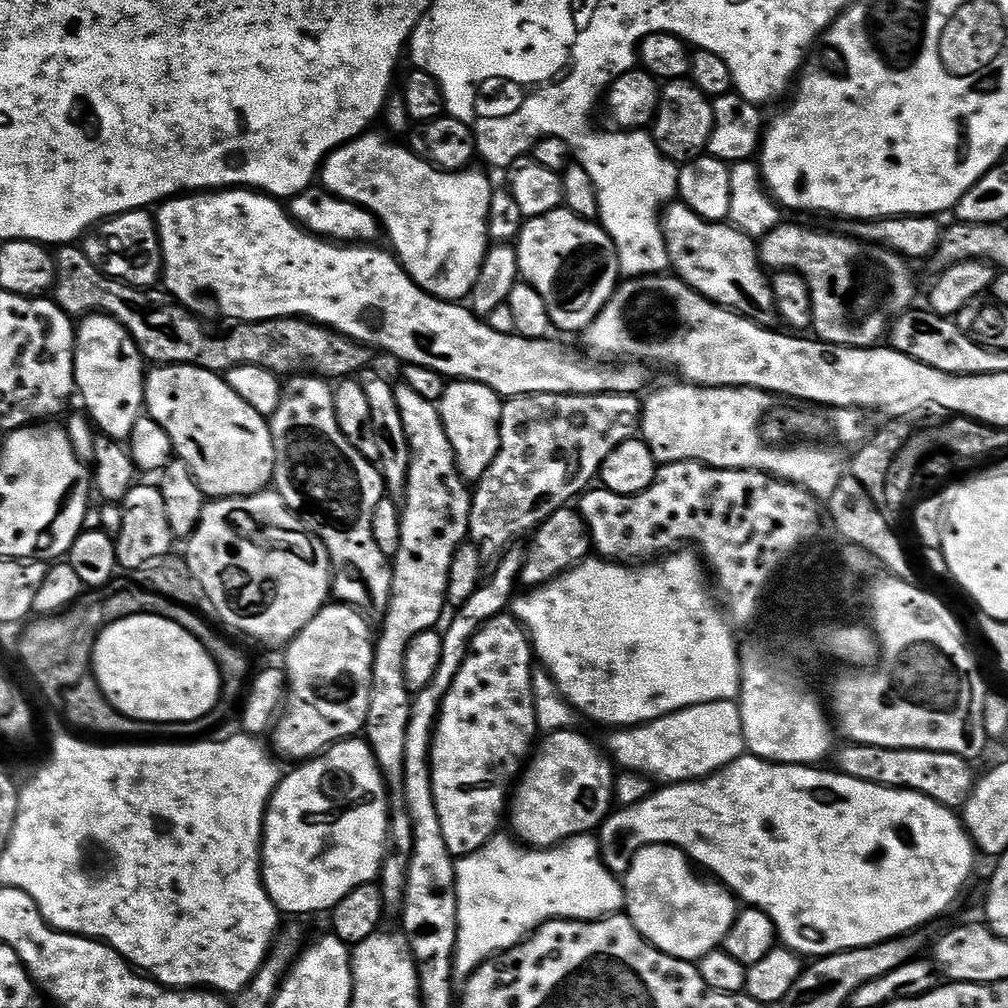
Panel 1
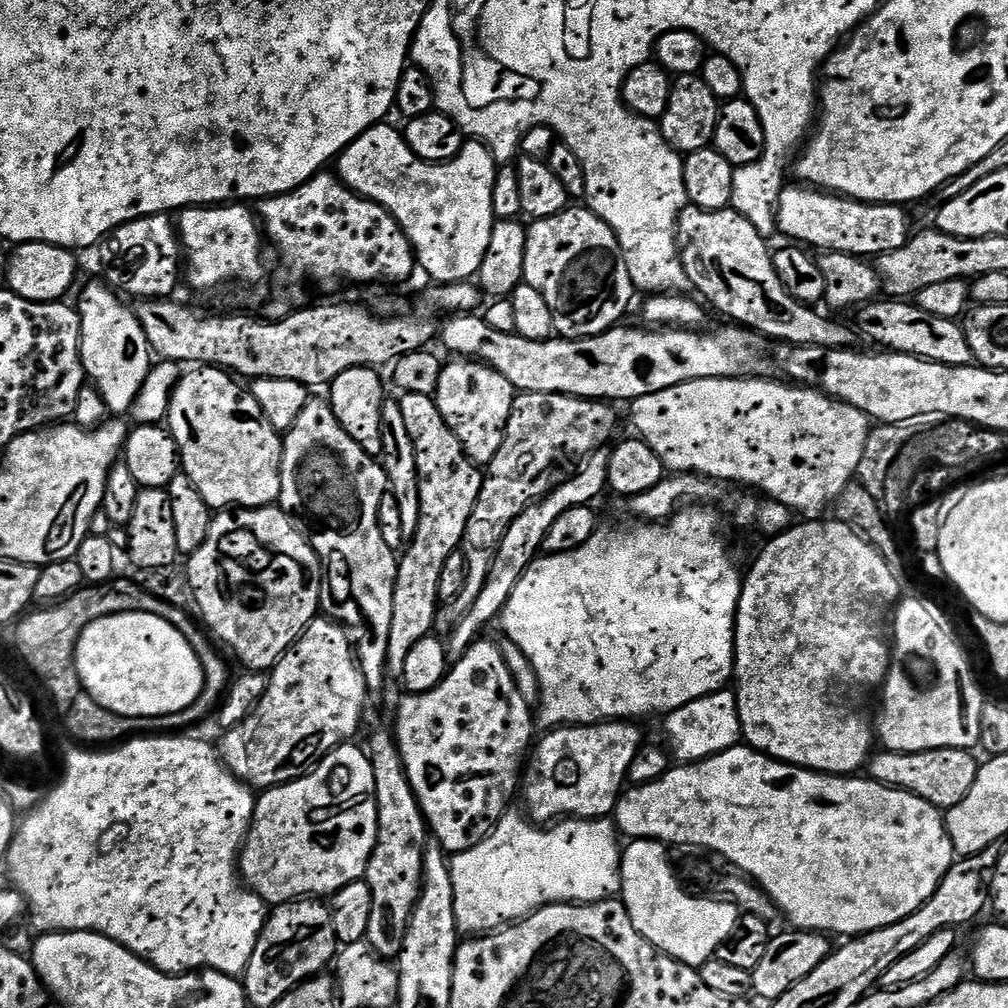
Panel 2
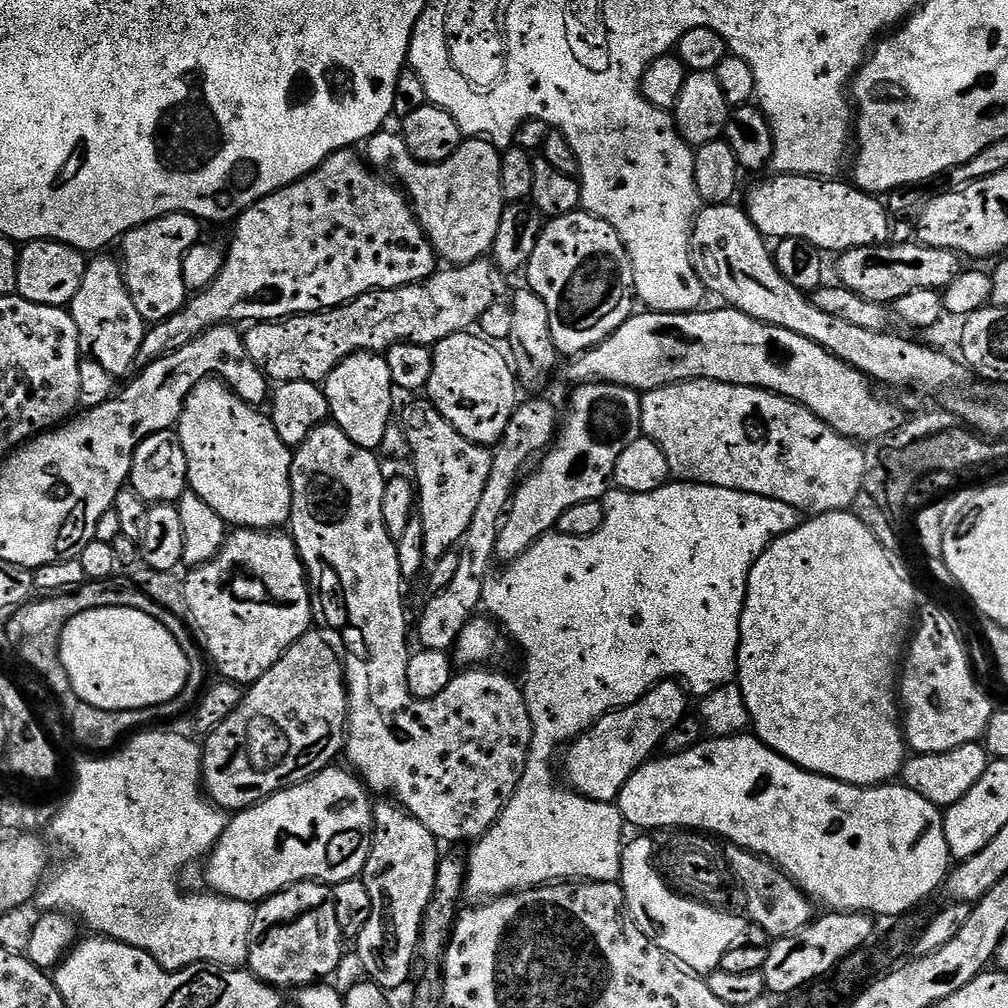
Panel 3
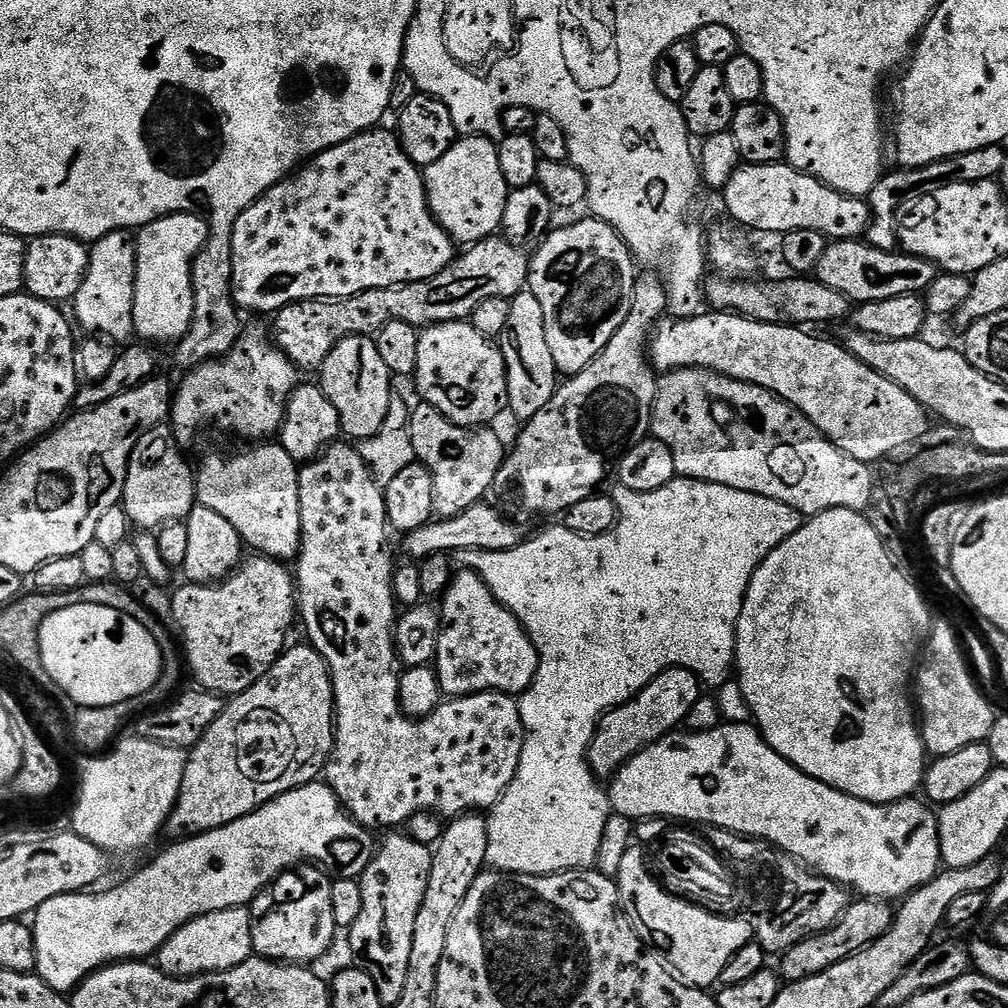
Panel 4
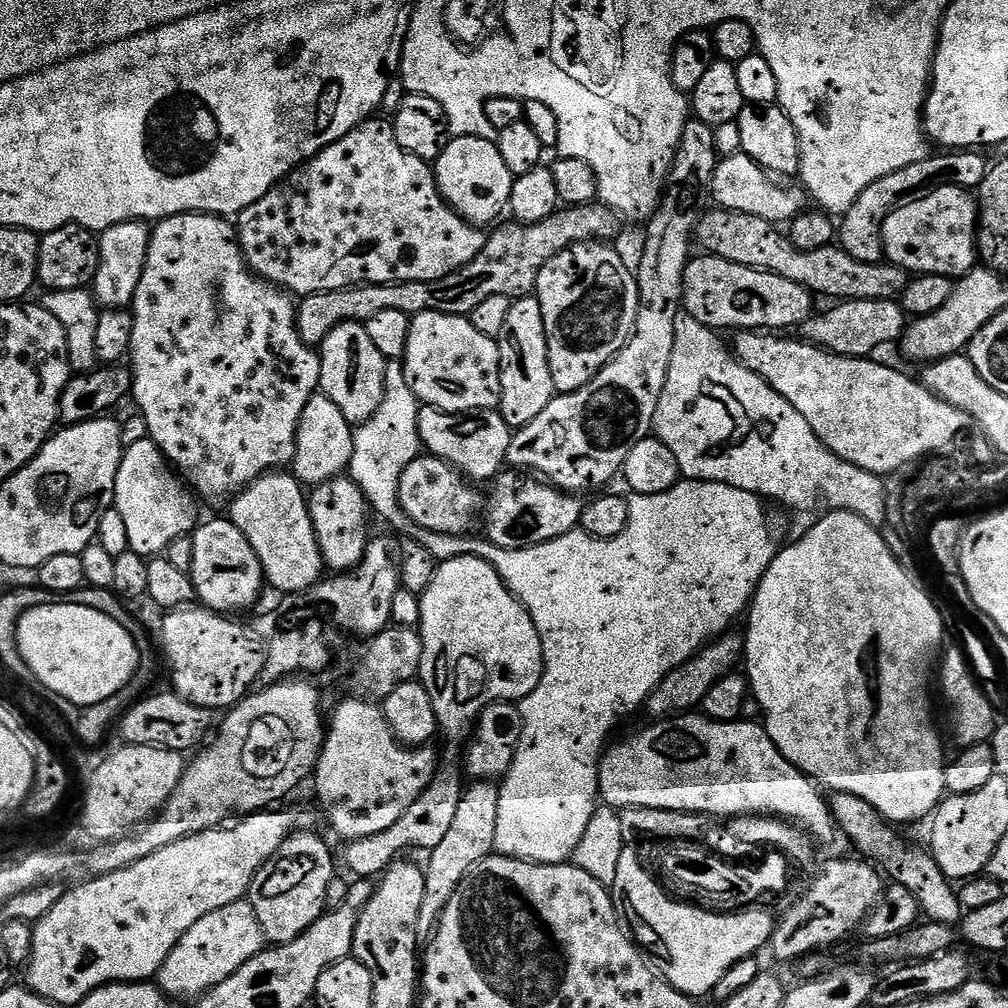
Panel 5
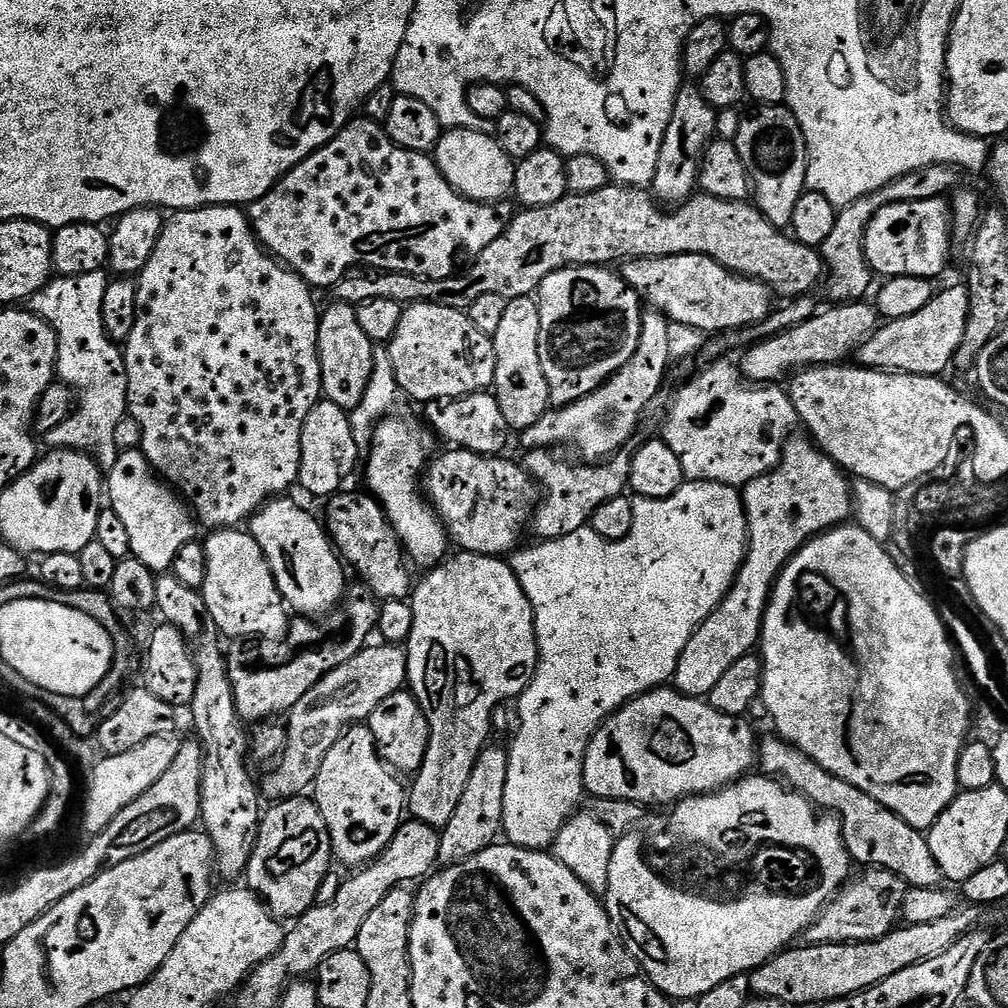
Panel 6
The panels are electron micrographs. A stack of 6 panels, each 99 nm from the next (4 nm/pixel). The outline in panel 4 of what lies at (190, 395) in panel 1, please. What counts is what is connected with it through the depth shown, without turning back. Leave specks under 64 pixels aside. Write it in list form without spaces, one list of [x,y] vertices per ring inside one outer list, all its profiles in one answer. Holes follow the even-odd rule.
[[[260,442],[249,452],[240,452],[237,456],[219,456],[212,452],[196,473],[196,498],[199,507],[214,510],[214,514],[222,514],[234,530],[238,530],[241,540],[249,549],[270,556],[281,562],[295,561],[300,555],[302,542],[302,514],[300,513],[300,468],[296,460],[286,454],[286,450],[278,442]]]

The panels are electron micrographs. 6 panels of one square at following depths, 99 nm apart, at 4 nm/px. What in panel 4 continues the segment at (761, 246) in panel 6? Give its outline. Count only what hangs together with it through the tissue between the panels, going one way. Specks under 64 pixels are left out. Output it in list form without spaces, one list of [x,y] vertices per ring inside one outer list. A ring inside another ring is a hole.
[[[499,235],[489,236],[487,240],[480,240],[461,251],[452,264],[432,280],[366,290],[344,300],[294,302],[275,313],[273,320],[276,321],[272,324],[270,336],[297,369],[319,370],[338,342],[351,336],[372,336],[388,322],[406,322],[423,330],[430,324],[467,321],[486,298],[511,300],[528,287],[529,259],[529,253],[523,247],[511,244]],[[863,239],[831,241],[814,273],[815,279],[830,286],[830,290],[838,290],[838,294],[856,306],[882,302],[886,298],[923,294],[936,281],[937,275],[937,265],[924,258],[910,256],[903,250],[887,252],[871,248]]]

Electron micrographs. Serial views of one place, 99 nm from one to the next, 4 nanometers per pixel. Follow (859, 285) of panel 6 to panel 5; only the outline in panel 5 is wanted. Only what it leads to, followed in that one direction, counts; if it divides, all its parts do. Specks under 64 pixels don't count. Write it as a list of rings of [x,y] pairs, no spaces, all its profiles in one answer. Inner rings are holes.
[[[948,150],[944,156],[928,155],[922,162],[914,162],[910,166],[902,166],[902,170],[894,170],[886,174],[886,178],[878,178],[878,182],[870,182],[858,198],[838,220],[838,244],[844,251],[858,262],[867,264],[883,264],[884,243],[882,242],[882,226],[888,215],[909,200],[920,200],[929,196],[934,190],[954,186],[975,190],[979,188],[982,178],[986,178],[990,164],[984,161],[985,153],[980,150]]]

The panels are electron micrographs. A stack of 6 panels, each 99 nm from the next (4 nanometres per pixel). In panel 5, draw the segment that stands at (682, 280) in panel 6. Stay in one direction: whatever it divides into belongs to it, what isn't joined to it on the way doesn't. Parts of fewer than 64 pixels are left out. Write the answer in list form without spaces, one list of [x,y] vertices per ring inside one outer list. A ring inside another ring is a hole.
[[[693,255],[684,271],[685,313],[708,328],[736,328],[735,330],[784,330],[799,329],[814,315],[814,294],[790,278],[782,278],[776,272],[764,272],[761,268],[742,266],[721,256]]]

